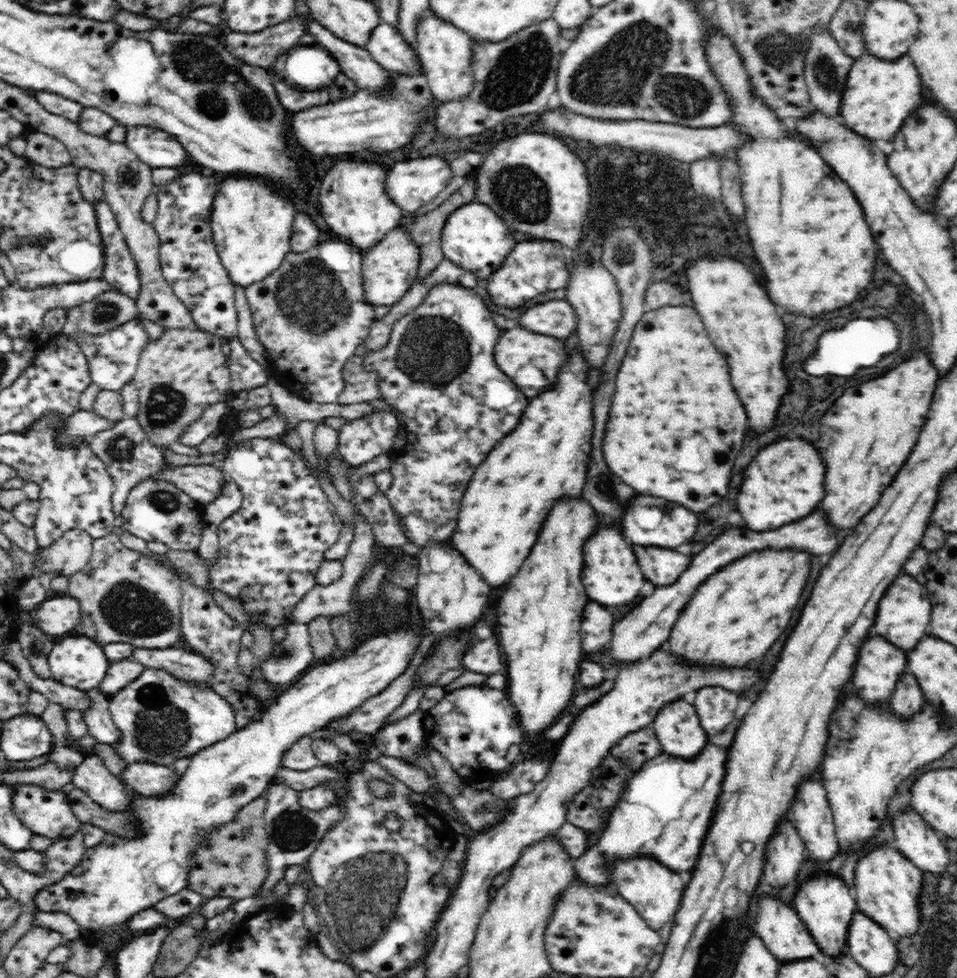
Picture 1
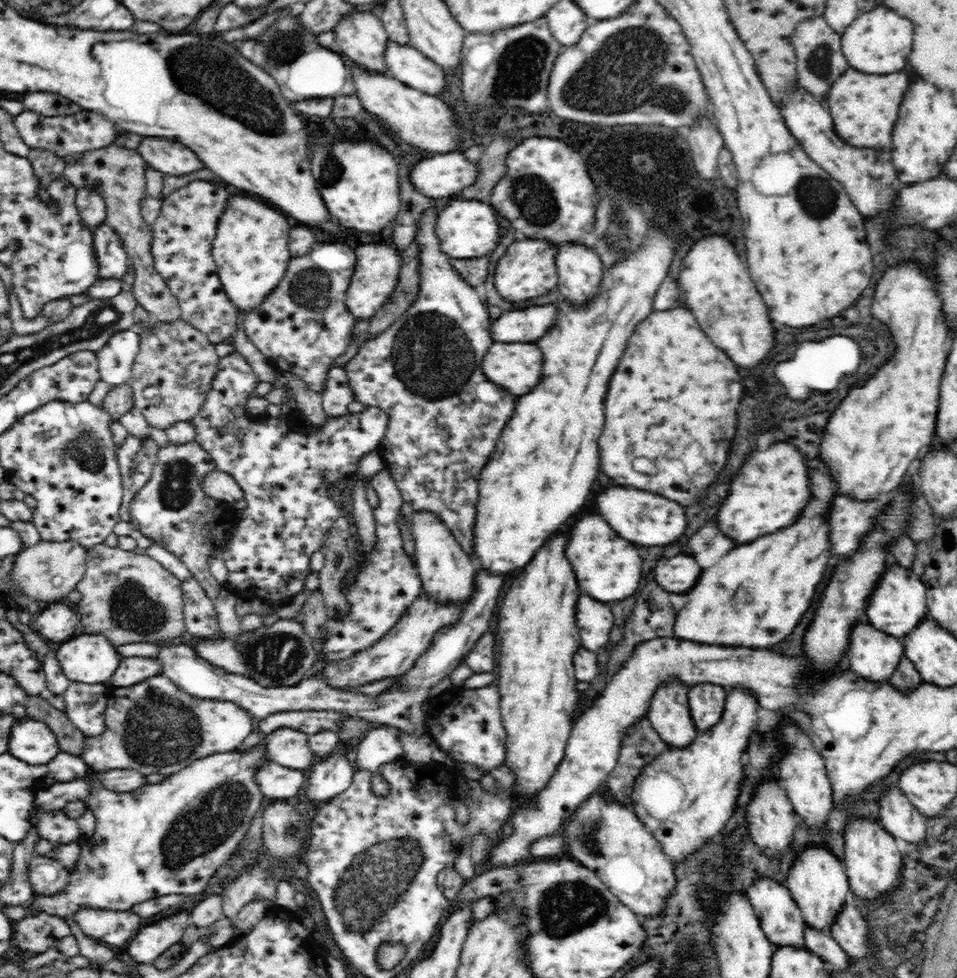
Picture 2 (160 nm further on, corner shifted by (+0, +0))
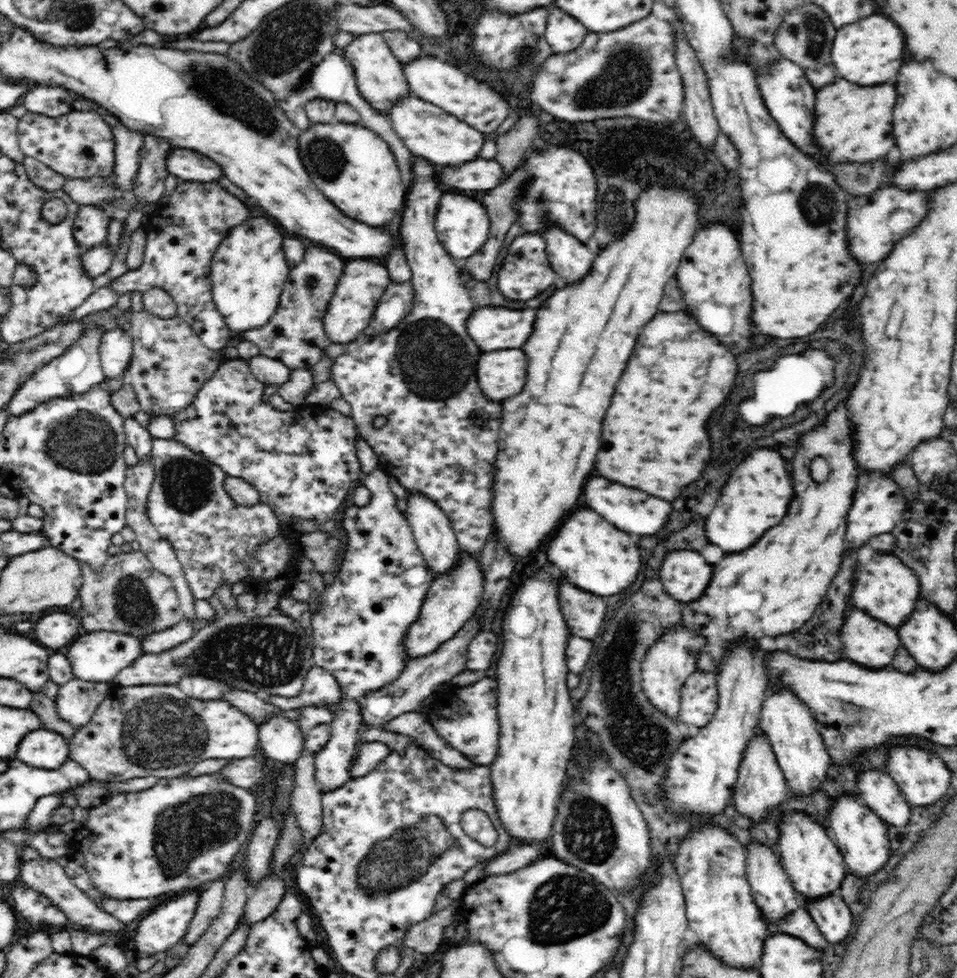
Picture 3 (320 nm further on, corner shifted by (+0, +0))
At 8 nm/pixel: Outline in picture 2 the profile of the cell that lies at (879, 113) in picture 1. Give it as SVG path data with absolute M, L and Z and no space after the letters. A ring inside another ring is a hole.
M848 68L841 74L832 90L828 90L828 112L834 120L834 130L844 138L844 142L852 142L852 146L872 146L886 148L892 144L892 130L898 120L898 108L904 92L907 92L908 76L898 74L862 74Z

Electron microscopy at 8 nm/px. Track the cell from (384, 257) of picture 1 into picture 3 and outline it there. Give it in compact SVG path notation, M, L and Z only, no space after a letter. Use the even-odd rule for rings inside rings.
M350 259L344 268L344 278L332 294L332 306L328 306L328 318L323 318L323 326L328 326L334 344L346 345L360 338L368 322L375 316L375 310L386 288L391 282L386 265L377 260Z

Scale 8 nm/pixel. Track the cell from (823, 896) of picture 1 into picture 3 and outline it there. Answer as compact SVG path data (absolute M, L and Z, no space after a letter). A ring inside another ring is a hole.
M791 810L782 813L776 825L781 864L788 873L798 897L804 897L811 902L837 892L848 868L830 830L803 811Z

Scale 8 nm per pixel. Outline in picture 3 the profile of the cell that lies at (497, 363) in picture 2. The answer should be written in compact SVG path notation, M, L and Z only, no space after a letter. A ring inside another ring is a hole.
M496 350L480 356L476 378L486 398L500 402L518 394L526 382L526 354L522 350Z

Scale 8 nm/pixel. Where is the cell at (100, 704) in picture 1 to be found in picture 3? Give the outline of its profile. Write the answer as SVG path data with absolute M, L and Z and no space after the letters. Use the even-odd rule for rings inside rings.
M74 678L60 687L54 702L56 711L62 720L74 727L84 726L90 722L94 710L110 692L106 683L80 681Z

